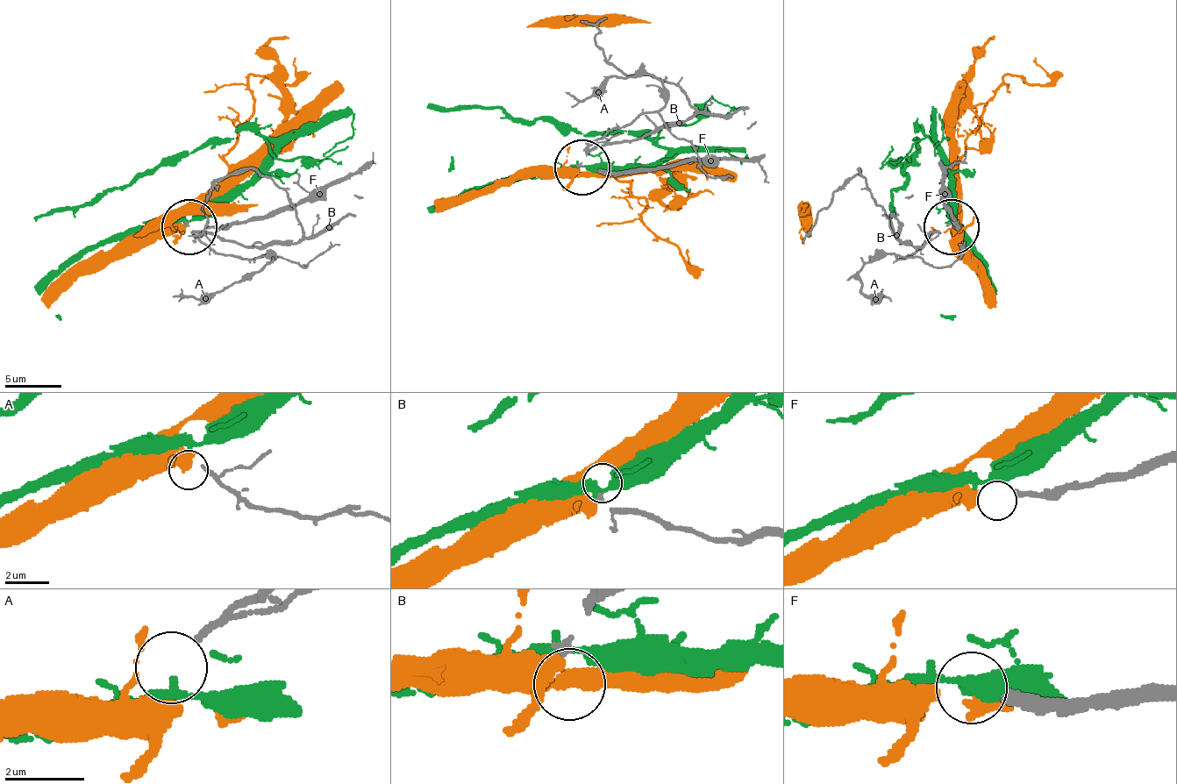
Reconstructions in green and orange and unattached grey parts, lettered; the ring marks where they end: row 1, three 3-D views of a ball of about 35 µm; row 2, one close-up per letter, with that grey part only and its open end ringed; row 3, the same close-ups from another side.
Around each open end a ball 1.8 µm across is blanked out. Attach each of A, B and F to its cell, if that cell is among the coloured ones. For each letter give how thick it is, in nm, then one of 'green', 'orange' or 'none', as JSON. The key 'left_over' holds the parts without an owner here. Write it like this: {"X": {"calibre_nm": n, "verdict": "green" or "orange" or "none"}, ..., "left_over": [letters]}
{"A": {"calibre_nm": 160, "verdict": "green"}, "B": {"calibre_nm": 180, "verdict": "none"}, "F": {"calibre_nm": 320, "verdict": "orange"}, "left_over": ["B"]}

